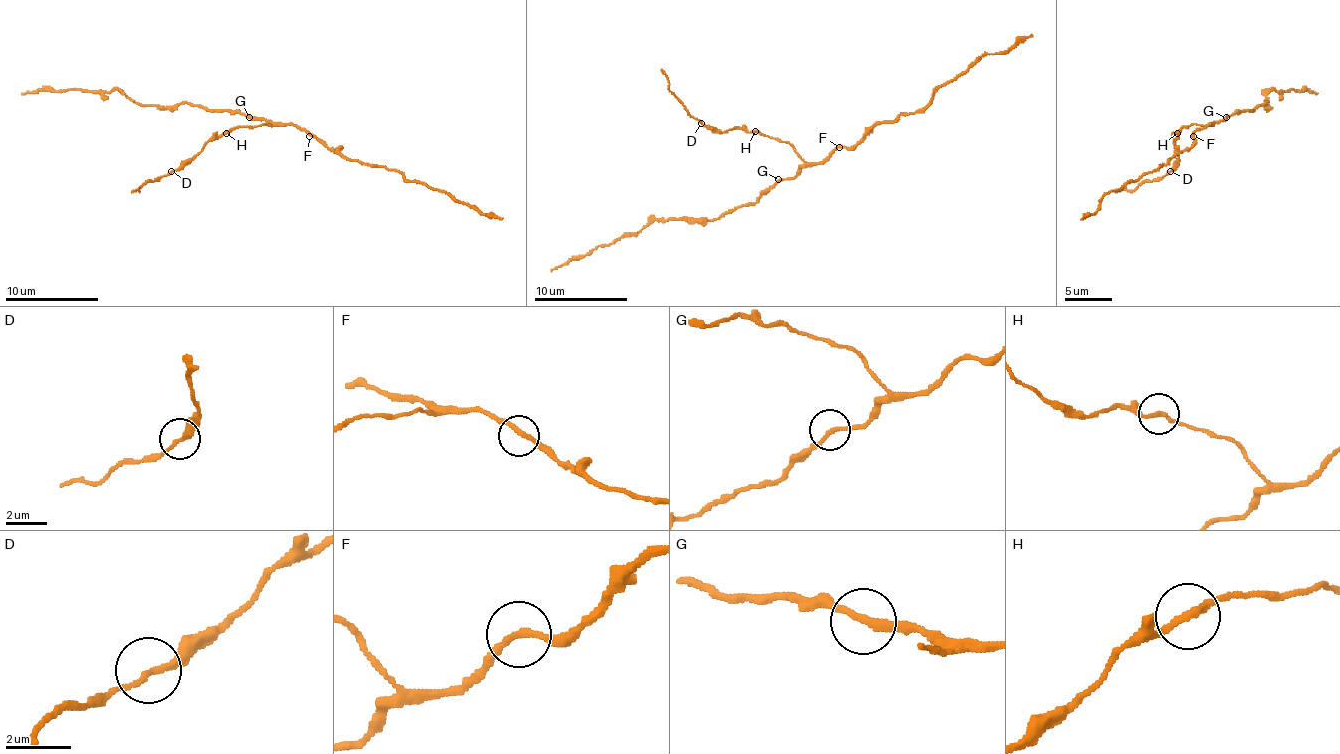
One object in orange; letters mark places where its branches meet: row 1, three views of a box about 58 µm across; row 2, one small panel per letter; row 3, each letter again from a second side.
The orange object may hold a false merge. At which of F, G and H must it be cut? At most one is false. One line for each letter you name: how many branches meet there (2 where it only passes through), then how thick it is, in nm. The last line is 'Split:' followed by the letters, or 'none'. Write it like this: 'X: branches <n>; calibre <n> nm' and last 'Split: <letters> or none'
Split: none

